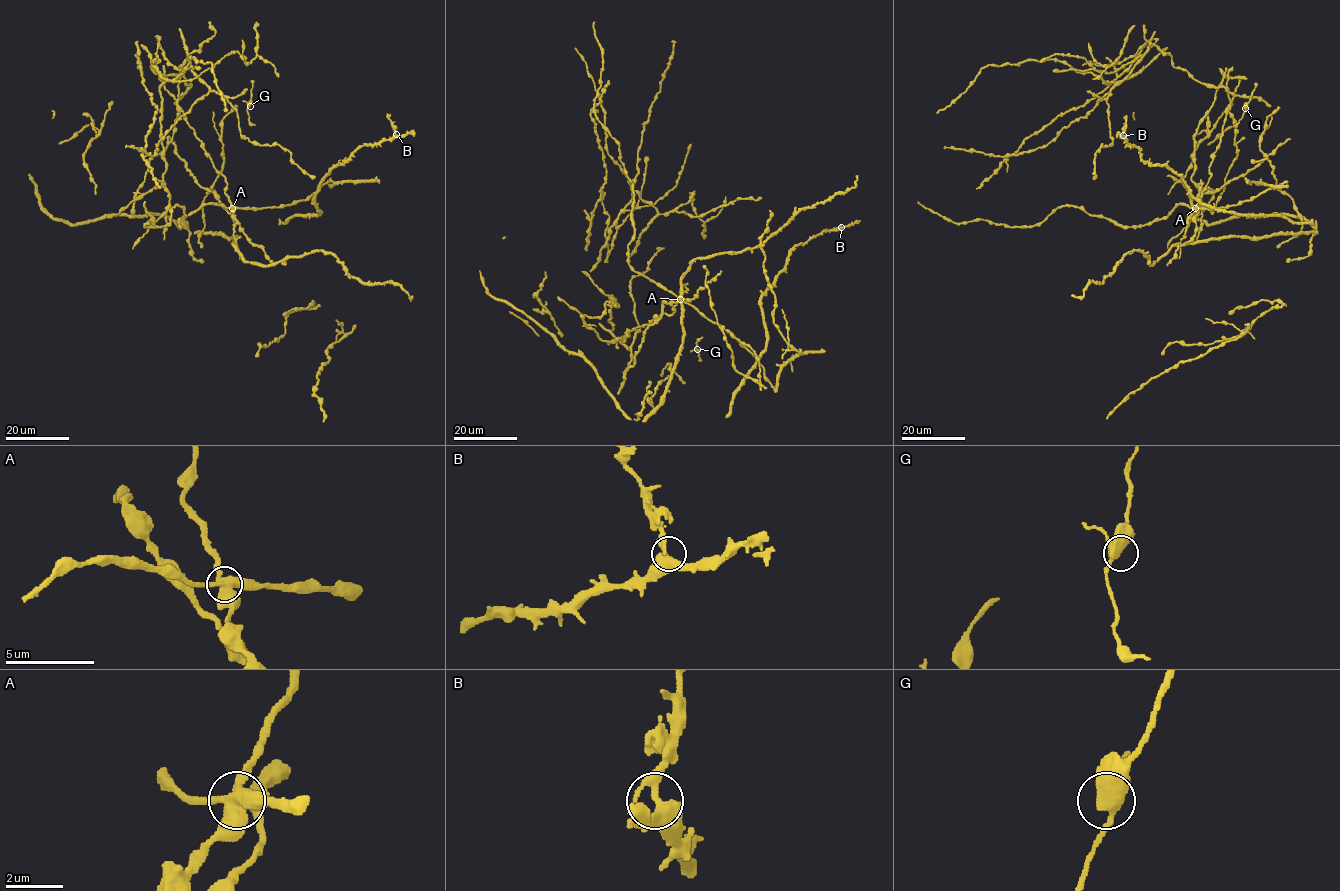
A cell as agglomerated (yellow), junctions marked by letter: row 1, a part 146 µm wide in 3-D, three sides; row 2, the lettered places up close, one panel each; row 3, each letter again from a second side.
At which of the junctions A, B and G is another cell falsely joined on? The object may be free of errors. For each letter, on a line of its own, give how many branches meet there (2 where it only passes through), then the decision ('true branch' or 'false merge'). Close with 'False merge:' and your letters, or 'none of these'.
A: branches 4; false merge
B: branches 4; true branch
G: branches 3; true branch
False merge: A

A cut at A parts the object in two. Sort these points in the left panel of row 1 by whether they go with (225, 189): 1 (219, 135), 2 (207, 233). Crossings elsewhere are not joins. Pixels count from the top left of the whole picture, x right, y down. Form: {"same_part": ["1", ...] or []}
{"same_part": []}

